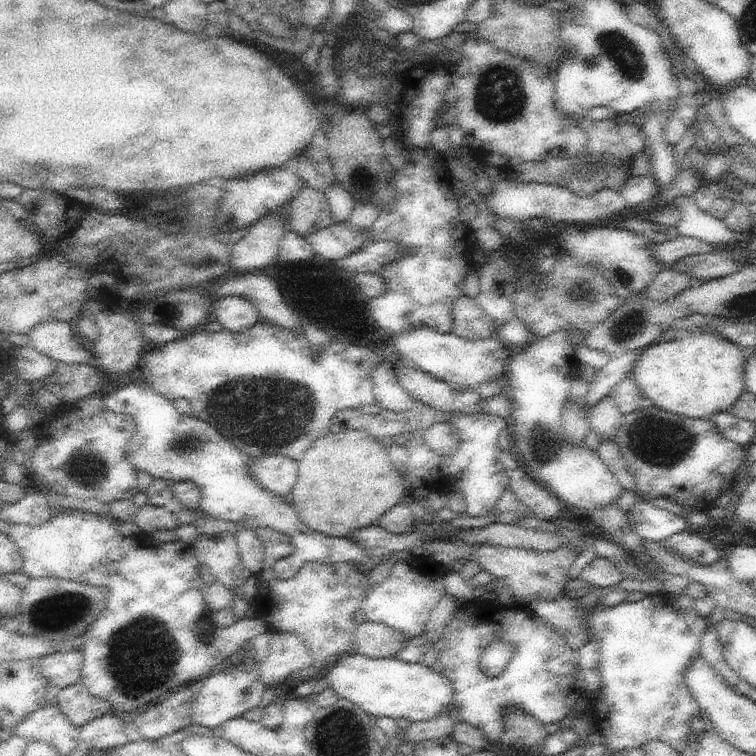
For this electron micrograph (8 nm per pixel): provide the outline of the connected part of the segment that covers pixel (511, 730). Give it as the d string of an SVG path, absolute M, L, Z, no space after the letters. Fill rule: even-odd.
M508 708L504 720L506 728L500 738L502 746L541 749L550 736L545 725L522 708Z

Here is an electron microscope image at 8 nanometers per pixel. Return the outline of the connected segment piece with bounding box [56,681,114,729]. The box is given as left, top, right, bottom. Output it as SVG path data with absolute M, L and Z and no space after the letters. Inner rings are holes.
M81 681L57 690L56 702L70 723L80 729L88 722L114 712L107 701L93 696Z

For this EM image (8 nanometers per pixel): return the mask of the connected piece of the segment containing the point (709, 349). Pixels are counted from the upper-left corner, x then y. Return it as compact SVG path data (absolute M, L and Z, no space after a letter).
M704 332L677 338L676 340L653 344L641 351L640 358L632 368L632 376L640 386L643 396L652 400L652 404L686 418L699 418L708 420L721 412L728 412L740 396L747 391L746 388L746 363L742 349L734 342L726 340L720 334Z

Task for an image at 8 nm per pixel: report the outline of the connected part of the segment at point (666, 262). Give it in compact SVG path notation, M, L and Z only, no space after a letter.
M680 235L671 241L654 244L652 256L660 262L663 269L673 267L677 260L686 255L718 251L718 248L708 246L706 242L700 242L698 238Z

